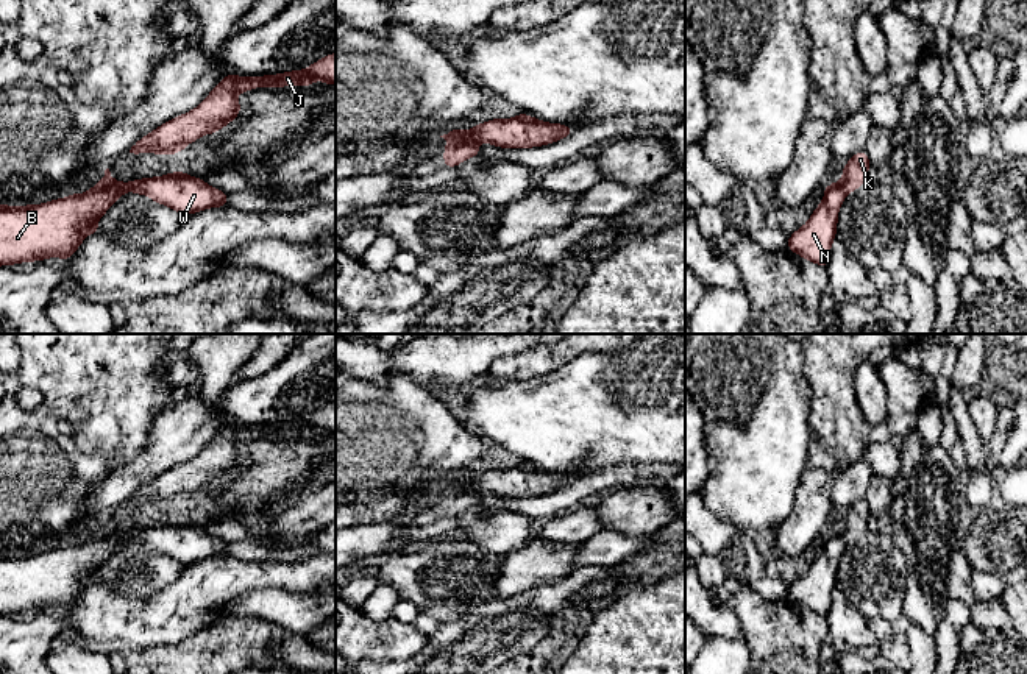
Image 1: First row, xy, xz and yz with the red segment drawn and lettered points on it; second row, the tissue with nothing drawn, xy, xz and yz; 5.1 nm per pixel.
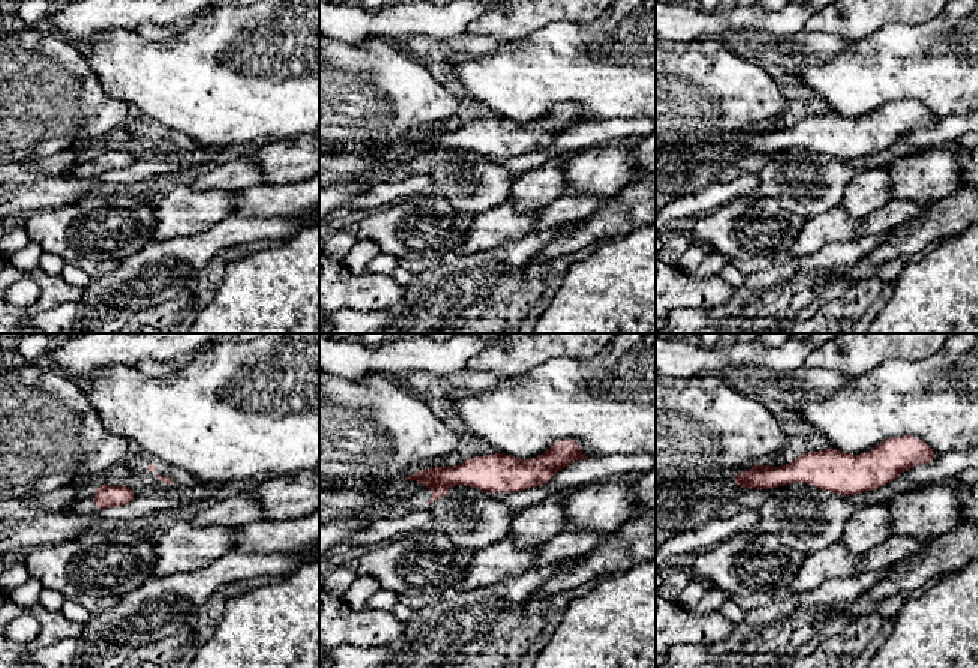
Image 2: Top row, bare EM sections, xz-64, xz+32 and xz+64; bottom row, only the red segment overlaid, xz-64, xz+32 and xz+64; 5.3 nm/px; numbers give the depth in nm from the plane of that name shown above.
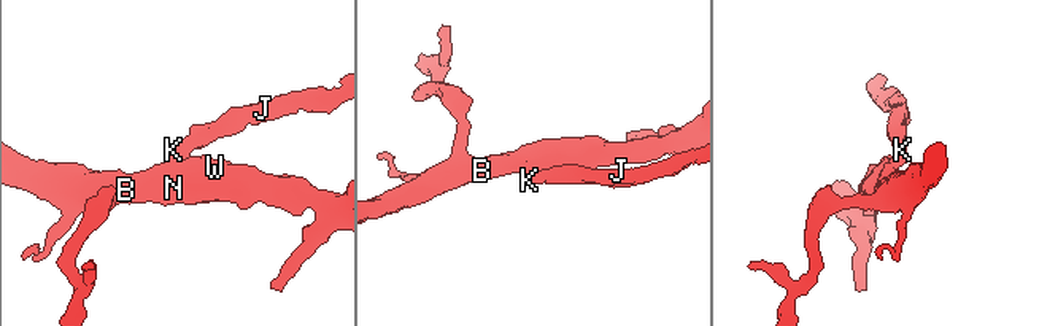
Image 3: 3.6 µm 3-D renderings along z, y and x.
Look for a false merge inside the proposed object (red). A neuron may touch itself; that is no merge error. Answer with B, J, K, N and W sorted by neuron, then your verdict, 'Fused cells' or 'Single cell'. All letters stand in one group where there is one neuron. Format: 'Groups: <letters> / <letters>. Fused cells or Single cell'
Groups: B N W / J K. Fused cells

